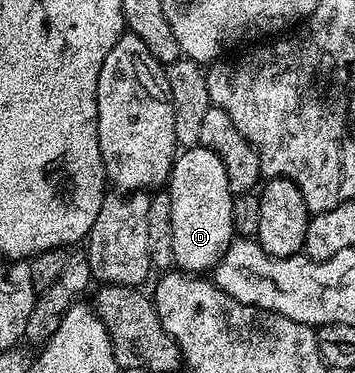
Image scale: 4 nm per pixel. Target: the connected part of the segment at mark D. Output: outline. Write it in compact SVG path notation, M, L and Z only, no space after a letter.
M206 147L184 148L173 161L167 194L174 264L186 273L212 272L235 238L231 221L234 195L227 185L227 169L223 169L223 161Z

